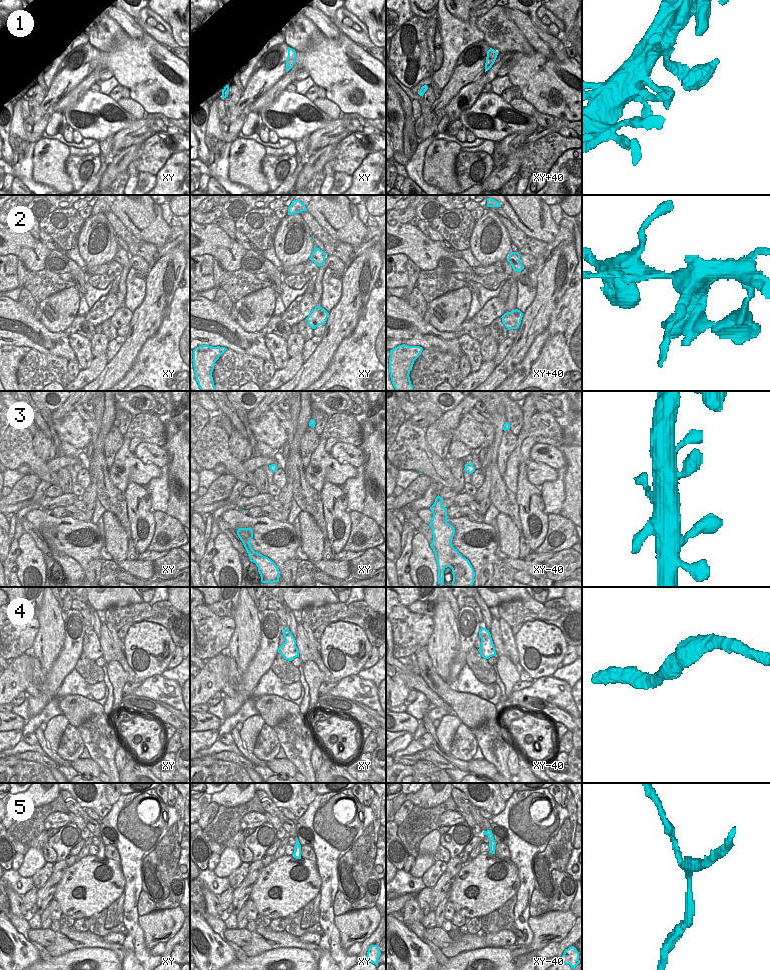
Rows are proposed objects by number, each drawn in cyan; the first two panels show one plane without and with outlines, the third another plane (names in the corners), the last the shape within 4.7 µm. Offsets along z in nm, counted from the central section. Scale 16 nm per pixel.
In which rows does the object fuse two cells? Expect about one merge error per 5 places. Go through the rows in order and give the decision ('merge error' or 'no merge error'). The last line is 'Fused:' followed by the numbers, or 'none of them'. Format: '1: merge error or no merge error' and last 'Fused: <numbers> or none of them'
1: no merge error
2: no merge error
3: no merge error
4: no merge error
5: no merge error
Fused: none of them

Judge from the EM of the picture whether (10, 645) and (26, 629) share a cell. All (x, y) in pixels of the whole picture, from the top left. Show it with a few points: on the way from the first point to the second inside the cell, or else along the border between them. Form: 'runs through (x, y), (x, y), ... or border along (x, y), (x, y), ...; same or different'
runs through (14, 641), (22, 633); same

